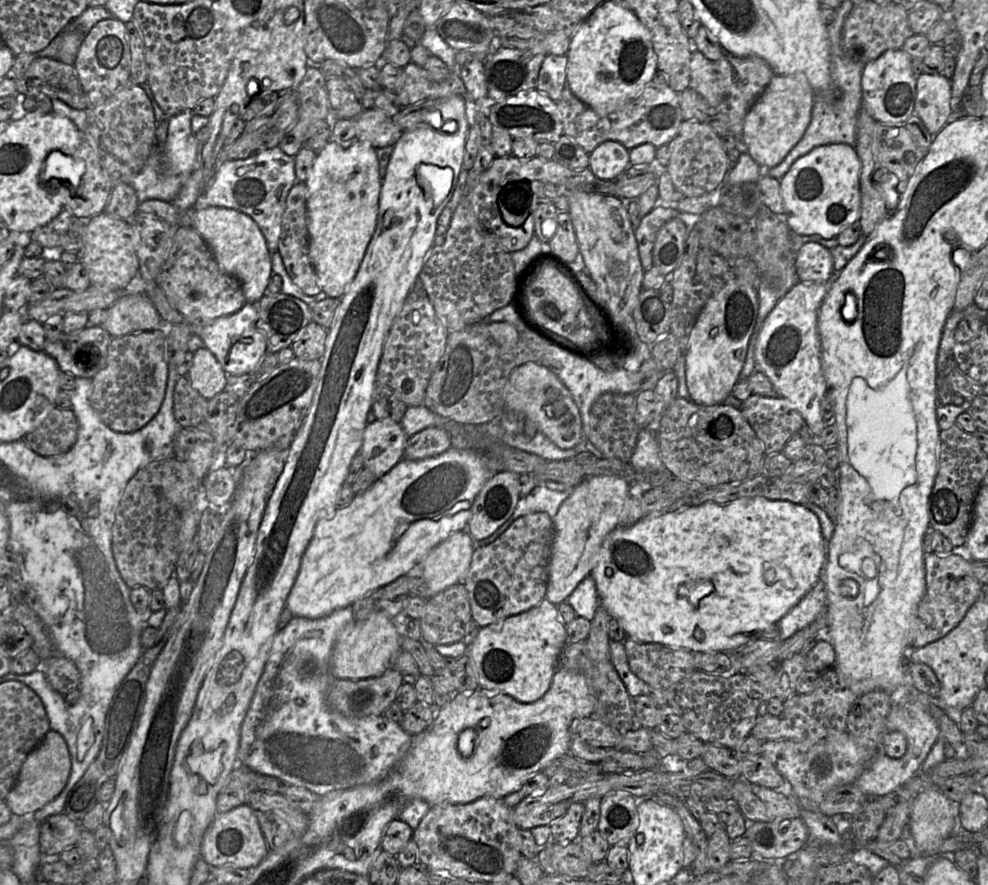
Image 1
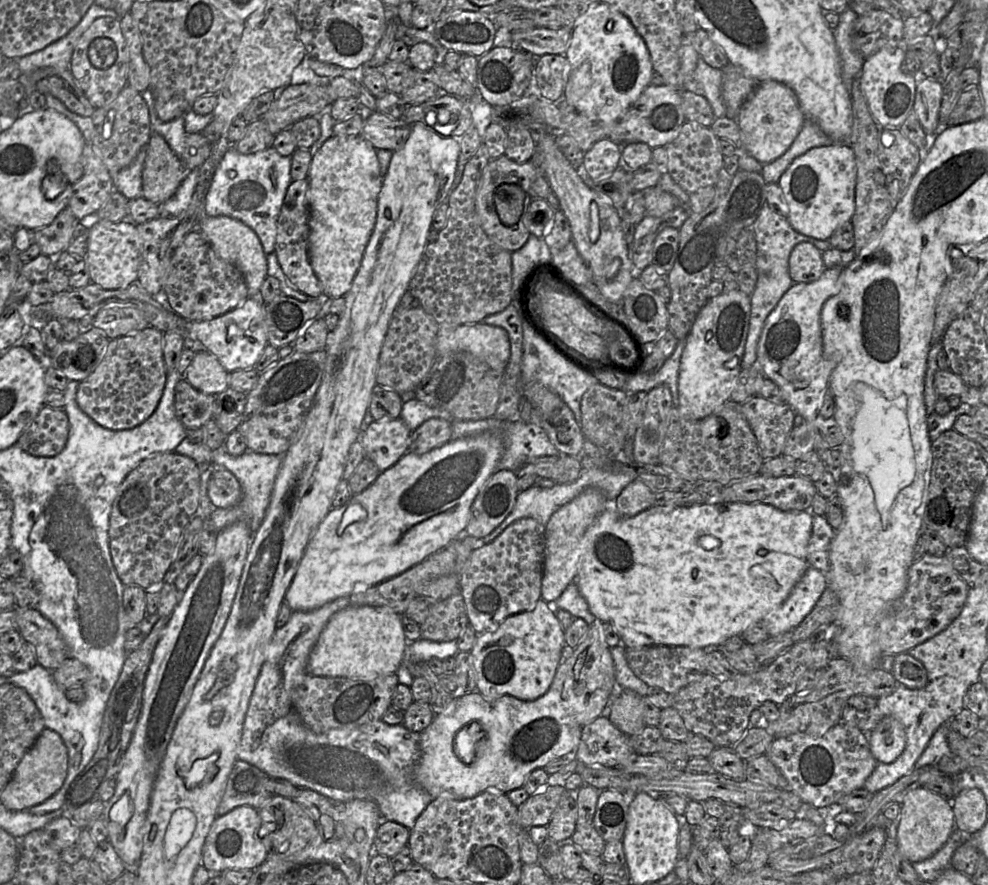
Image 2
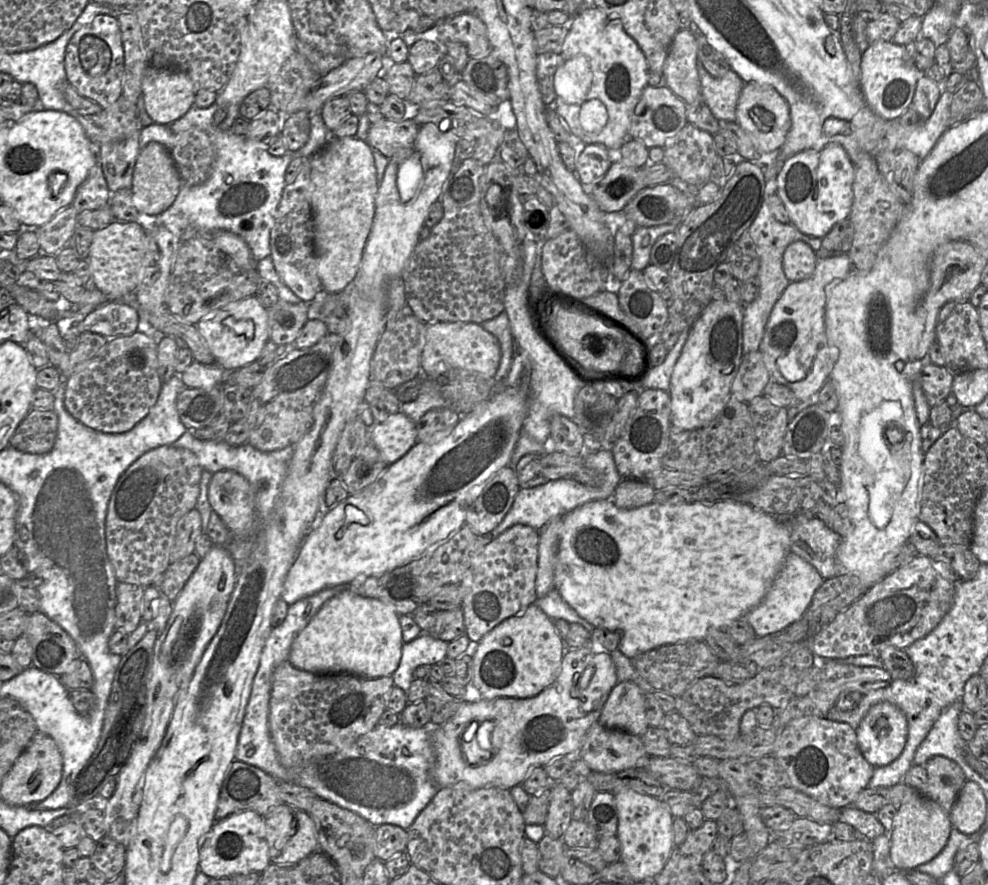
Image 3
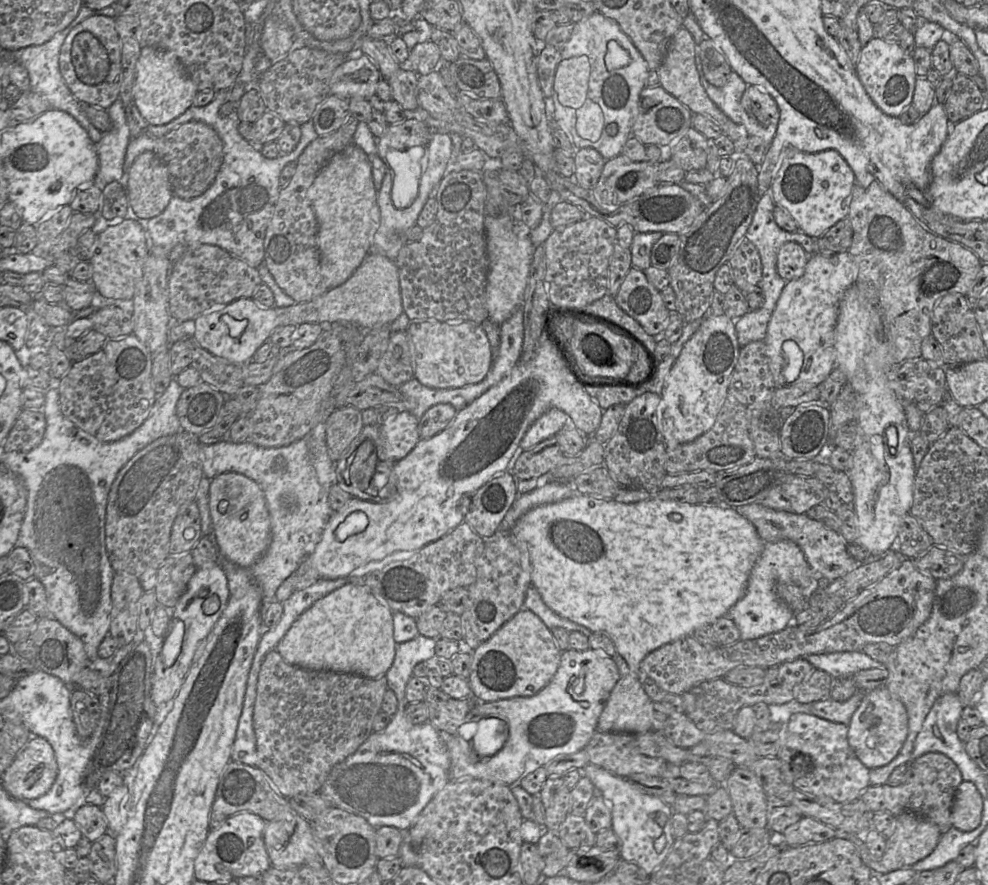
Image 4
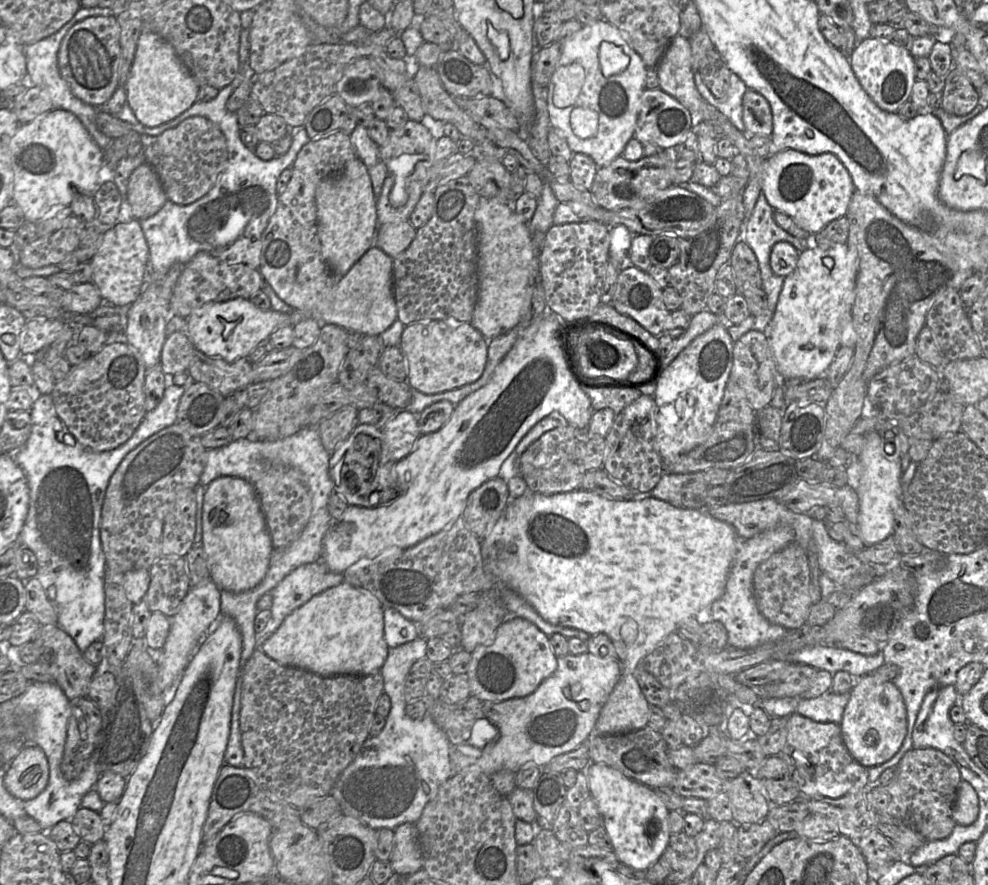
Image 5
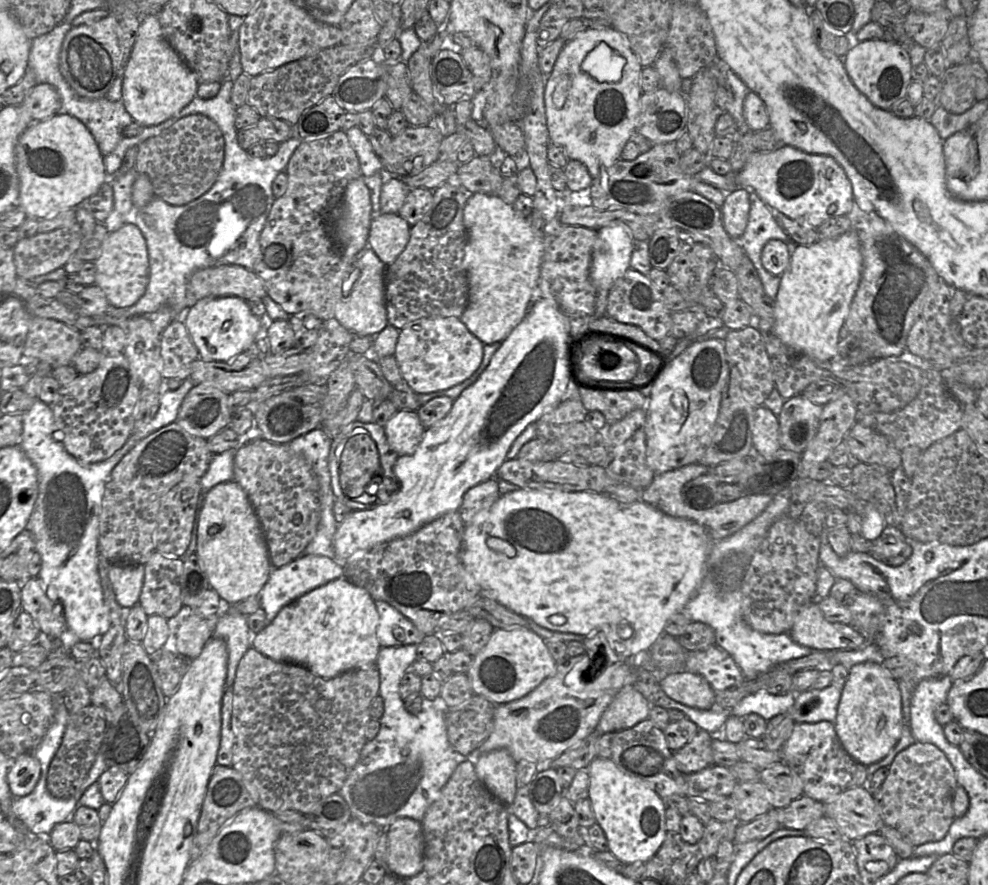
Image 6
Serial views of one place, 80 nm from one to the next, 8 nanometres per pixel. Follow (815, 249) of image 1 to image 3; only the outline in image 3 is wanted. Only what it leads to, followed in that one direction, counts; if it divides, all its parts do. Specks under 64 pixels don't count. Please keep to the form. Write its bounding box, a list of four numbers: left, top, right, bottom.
[783,241,816,283]

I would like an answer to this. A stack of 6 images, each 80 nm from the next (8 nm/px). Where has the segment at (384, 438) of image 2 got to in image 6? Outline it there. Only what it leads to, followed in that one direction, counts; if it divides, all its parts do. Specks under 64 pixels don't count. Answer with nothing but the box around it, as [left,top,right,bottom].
[384,410,426,455]

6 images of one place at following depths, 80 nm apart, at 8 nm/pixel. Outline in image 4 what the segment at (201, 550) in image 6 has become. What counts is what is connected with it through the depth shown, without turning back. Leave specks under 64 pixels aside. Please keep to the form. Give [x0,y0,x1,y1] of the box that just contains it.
[208,472,271,568]

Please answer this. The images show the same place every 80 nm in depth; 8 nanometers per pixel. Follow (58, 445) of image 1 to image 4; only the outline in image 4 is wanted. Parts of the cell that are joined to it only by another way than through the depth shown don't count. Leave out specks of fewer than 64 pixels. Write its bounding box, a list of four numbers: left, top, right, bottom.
[3,409,46,452]

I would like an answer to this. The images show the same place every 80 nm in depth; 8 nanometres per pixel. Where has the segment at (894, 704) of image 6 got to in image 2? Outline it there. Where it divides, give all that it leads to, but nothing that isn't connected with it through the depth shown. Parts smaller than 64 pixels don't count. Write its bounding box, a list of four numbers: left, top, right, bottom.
[867,716,906,763]

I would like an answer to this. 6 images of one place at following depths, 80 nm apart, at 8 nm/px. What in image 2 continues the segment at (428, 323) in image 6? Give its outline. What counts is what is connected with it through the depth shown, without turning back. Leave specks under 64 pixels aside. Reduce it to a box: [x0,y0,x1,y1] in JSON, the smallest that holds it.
[436,322,510,372]

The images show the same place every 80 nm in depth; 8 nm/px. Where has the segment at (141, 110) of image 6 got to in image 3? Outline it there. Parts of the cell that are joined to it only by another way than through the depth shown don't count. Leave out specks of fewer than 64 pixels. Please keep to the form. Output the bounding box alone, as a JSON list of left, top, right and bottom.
[142,65,197,126]

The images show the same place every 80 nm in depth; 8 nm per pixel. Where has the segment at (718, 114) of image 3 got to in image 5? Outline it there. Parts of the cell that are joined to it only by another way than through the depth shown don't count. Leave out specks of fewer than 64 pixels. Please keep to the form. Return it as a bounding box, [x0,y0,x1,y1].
[694,71,748,133]

